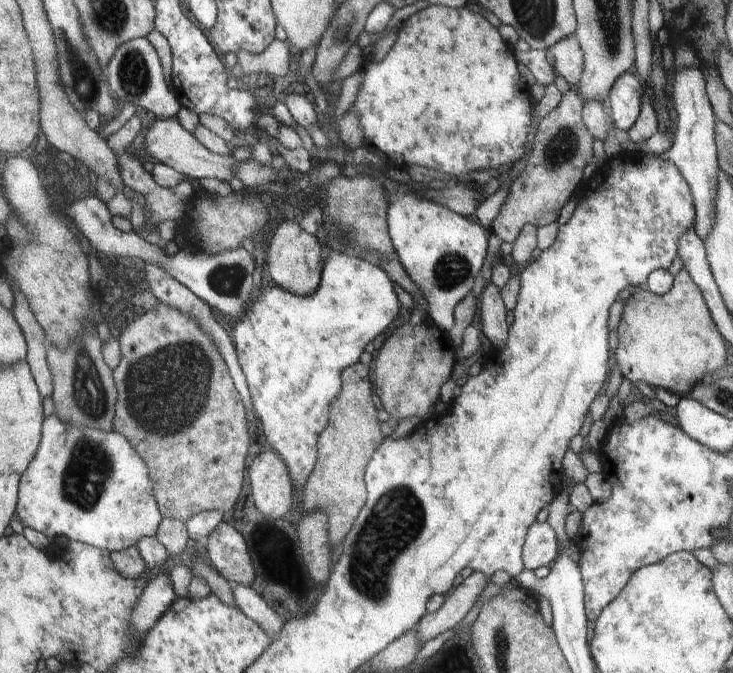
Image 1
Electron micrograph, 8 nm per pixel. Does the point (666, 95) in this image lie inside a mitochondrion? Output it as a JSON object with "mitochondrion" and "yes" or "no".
{"mitochondrion":"no"}

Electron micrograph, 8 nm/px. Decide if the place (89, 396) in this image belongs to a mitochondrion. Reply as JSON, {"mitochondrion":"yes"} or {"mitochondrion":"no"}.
{"mitochondrion":"yes"}

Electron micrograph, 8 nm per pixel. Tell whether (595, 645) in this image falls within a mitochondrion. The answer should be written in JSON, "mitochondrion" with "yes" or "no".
{"mitochondrion":"no"}

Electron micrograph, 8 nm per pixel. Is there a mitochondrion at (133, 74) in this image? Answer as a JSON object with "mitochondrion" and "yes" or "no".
{"mitochondrion":"yes"}

